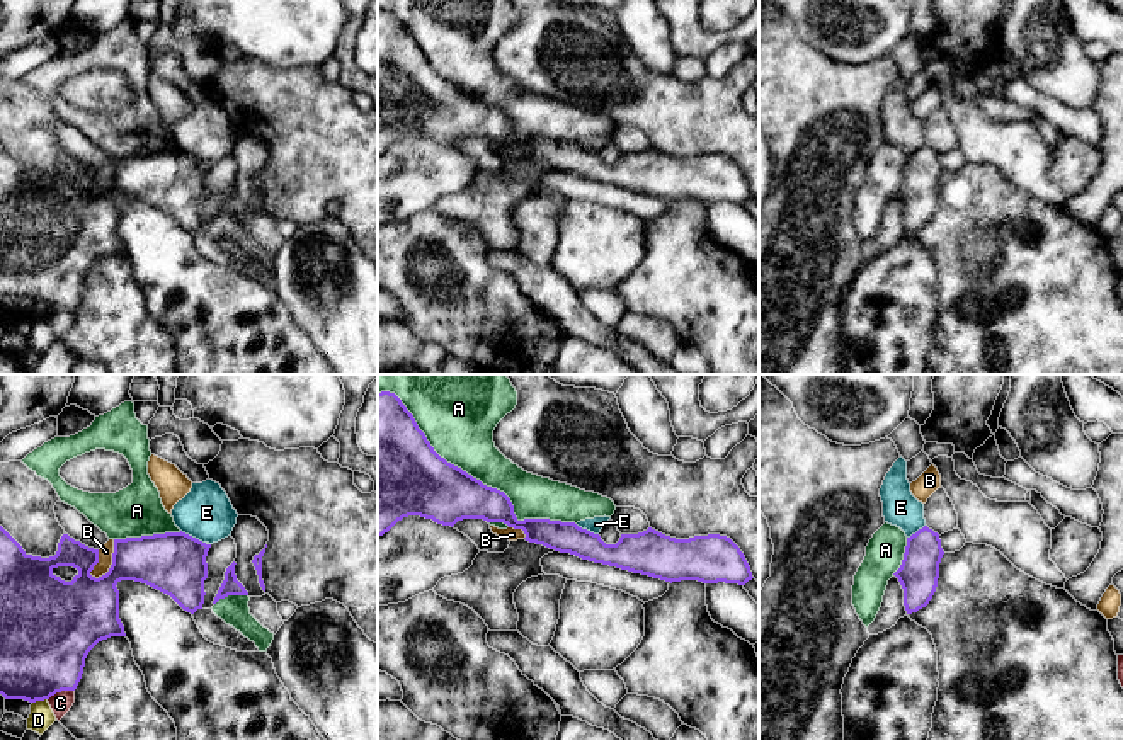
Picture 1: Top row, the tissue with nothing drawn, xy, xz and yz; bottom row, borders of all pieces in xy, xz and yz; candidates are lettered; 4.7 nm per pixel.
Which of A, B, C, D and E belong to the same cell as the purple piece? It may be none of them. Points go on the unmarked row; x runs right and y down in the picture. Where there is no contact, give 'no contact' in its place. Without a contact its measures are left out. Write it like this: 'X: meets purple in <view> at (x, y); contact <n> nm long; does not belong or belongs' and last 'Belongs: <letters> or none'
A: meets purple in xz at (475, 97); contact 1150 nm long; does not belong
B: meets purple in xy at (113, 182); contact 220 nm long; does not belong
C: meets purple in xy at (60, 310); contact 140 nm long; does not belong
D: meets purple in xy at (39, 318); contact 80 nm long; does not belong
E: meets purple in xy at (191, 155); contact 140 nm long; does not belong
Belongs: none

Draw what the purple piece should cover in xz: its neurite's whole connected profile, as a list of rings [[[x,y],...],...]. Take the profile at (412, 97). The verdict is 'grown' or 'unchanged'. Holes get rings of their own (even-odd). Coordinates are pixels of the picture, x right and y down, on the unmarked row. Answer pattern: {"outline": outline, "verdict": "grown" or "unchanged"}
{"outline": [[[381,10],[378,12],[378,157],[408,134],[420,134],[451,146],[463,138],[504,141],[509,146],[522,148],[524,158],[529,162],[670,202],[698,199],[703,202],[725,201],[745,204],[754,197],[740,167],[730,157],[720,153],[676,158],[648,146],[638,153],[621,153],[616,163],[606,163],[599,153],[582,148],[575,141],[550,138],[519,139],[510,117],[504,111],[483,104],[441,77],[402,19],[395,12]]], "verdict": "unchanged"}

